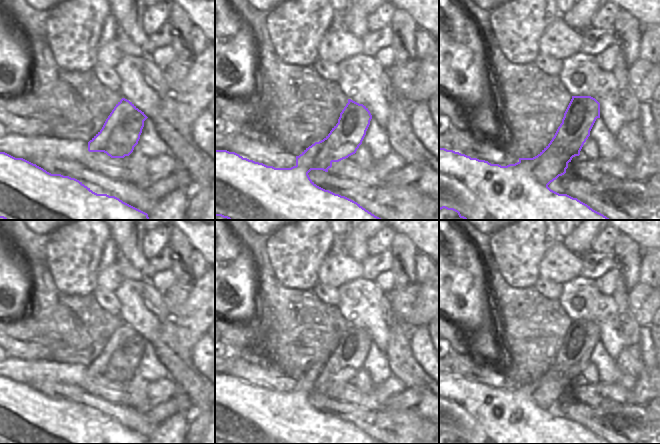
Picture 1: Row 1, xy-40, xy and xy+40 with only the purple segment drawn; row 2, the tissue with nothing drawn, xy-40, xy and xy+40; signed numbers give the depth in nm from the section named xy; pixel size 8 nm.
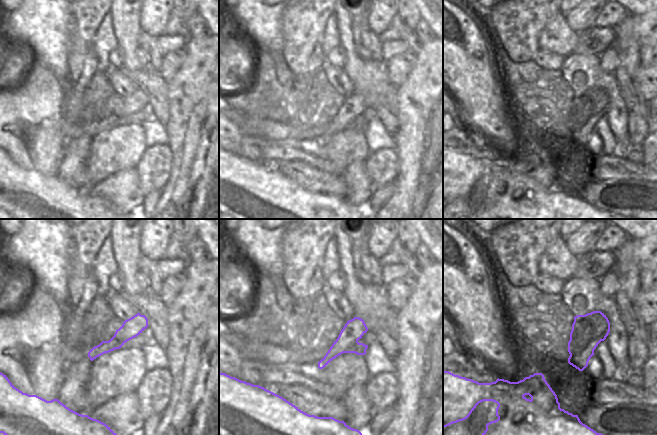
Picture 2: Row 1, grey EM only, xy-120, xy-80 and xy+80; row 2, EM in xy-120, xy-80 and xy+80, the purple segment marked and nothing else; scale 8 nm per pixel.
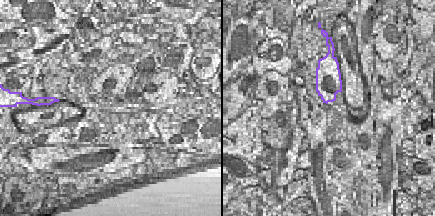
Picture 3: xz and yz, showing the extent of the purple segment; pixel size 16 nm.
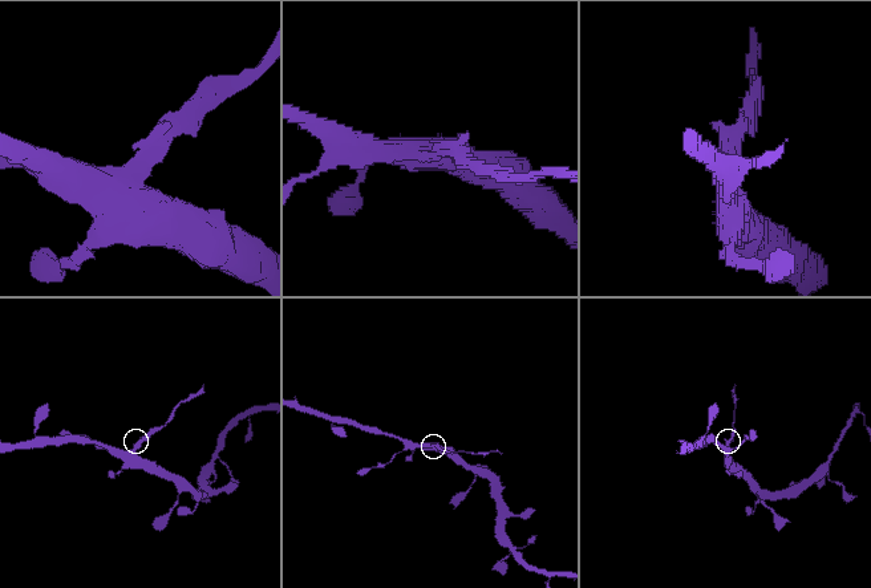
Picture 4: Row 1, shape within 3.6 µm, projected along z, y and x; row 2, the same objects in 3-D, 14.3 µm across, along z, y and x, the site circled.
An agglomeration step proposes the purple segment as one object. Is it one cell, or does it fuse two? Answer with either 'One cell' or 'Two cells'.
Two cells.

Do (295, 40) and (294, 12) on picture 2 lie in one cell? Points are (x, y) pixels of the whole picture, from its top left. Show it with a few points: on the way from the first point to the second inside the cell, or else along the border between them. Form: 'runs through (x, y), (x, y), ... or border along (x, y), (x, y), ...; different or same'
runs through (295, 33), (293, 28), (294, 19); same

